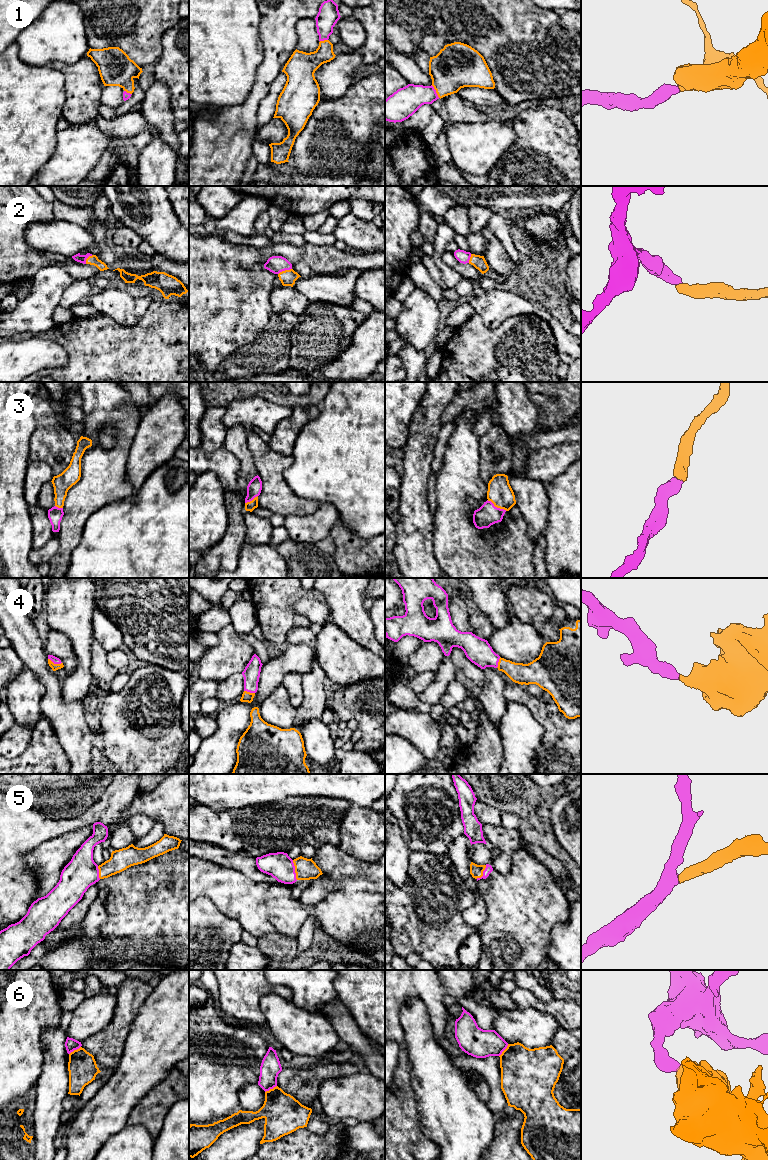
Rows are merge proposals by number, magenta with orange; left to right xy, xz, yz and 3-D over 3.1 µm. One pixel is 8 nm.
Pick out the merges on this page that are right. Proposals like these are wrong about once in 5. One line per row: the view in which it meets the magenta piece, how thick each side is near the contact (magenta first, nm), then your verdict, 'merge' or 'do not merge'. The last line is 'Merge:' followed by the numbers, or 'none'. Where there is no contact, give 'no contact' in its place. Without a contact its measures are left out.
1: contact in yz; calibres 220 and 360 nm; merge
2: contact in xz; calibres 140 and 130 nm; merge
3: contact in yz; calibres 170 and 200 nm; merge
4: contact in xy; calibres 60 and 50 nm; merge
5: contact in xz; calibres 220 and 170 nm; merge
6: contact in yz; calibres 240 and 380 nm; do not merge
Merge: 1, 2, 3, 4, 5

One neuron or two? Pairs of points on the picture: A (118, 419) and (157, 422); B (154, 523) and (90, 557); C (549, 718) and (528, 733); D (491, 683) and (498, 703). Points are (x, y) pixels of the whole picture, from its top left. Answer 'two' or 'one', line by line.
A: two
B: one
C: two
D: one

